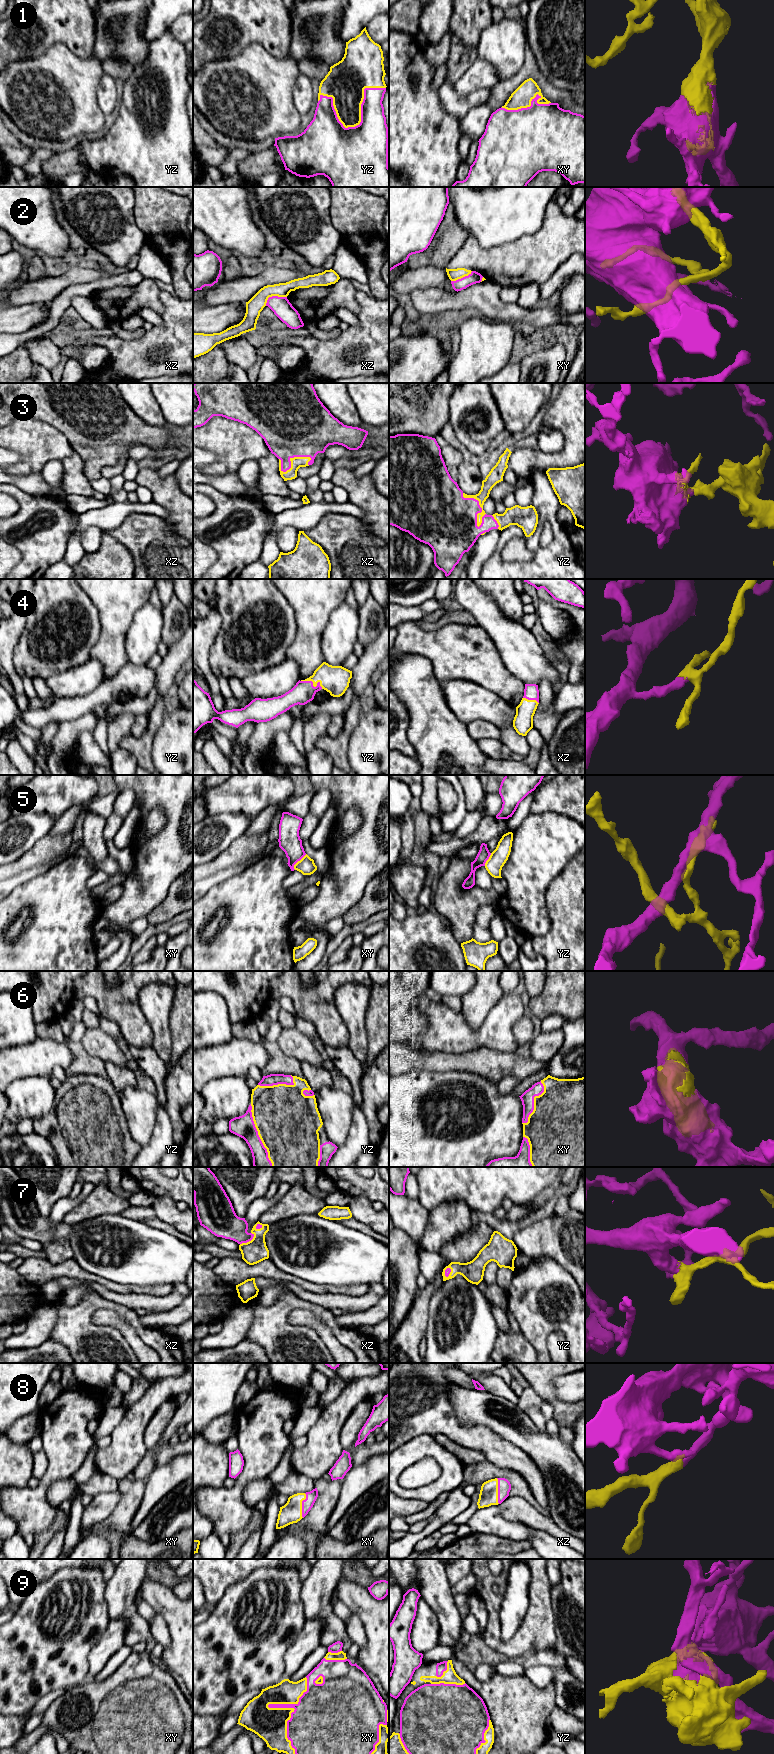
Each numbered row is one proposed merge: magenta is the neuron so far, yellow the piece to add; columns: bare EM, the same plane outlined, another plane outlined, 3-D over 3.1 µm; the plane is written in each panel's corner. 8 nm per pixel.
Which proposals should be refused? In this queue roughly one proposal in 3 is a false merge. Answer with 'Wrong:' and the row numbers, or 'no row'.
Wrong: 2, 5

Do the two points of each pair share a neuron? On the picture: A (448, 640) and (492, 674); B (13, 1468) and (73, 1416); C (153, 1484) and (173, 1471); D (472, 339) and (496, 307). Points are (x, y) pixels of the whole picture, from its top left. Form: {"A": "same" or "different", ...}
{"A": "same", "B": "different", "C": "same", "D": "different"}

